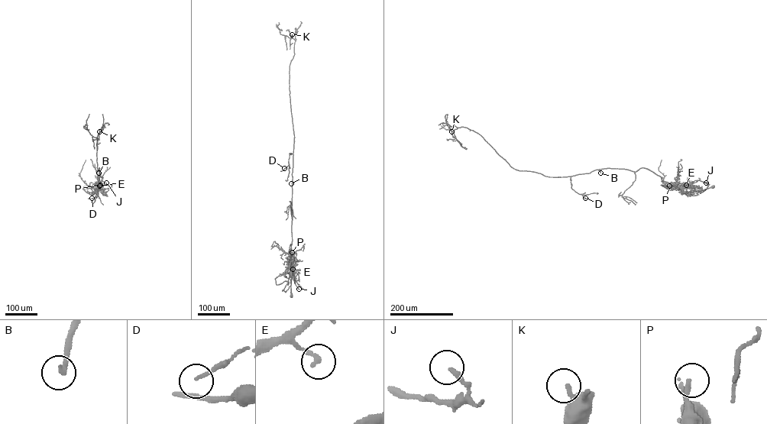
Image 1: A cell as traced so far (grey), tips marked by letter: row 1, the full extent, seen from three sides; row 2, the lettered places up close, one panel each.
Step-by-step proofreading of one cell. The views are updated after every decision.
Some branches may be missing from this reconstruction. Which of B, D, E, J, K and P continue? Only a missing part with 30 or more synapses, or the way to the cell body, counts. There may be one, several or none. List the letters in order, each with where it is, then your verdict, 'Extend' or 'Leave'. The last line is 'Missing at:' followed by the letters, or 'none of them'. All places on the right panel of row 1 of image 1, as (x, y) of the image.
B: Place: (600, 173). Extend
D: Place: (585, 198). Leave
E: Place: (686, 185). Leave
J: Place: (706, 182). Leave
K: Place: (451, 131). Leave
P: Place: (669, 186). Extend
Missing at: B, P

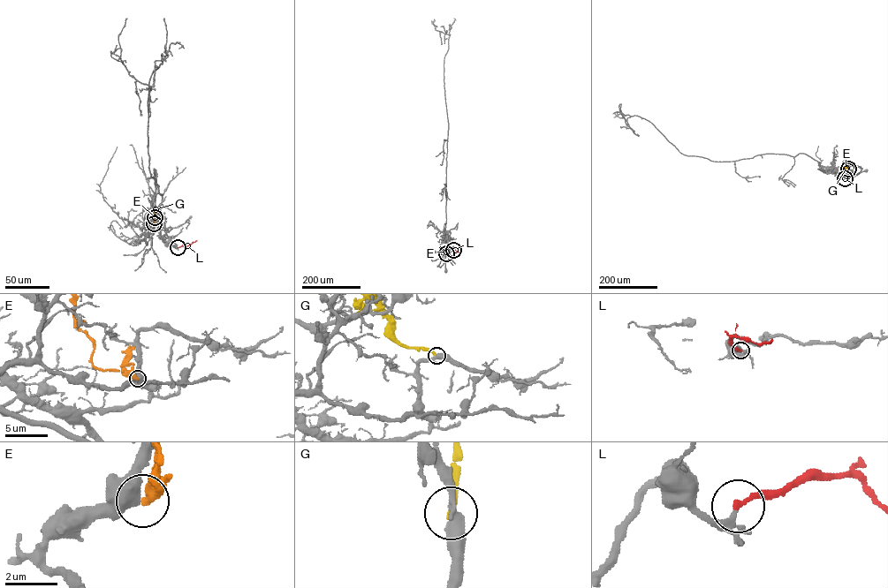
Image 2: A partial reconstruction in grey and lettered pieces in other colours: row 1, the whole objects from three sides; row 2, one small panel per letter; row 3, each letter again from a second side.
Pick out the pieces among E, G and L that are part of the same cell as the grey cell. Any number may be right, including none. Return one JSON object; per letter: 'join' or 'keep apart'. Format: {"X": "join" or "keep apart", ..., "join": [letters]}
{"E": "keep apart", "G": "keep apart", "L": "join", "join": ["L"]}

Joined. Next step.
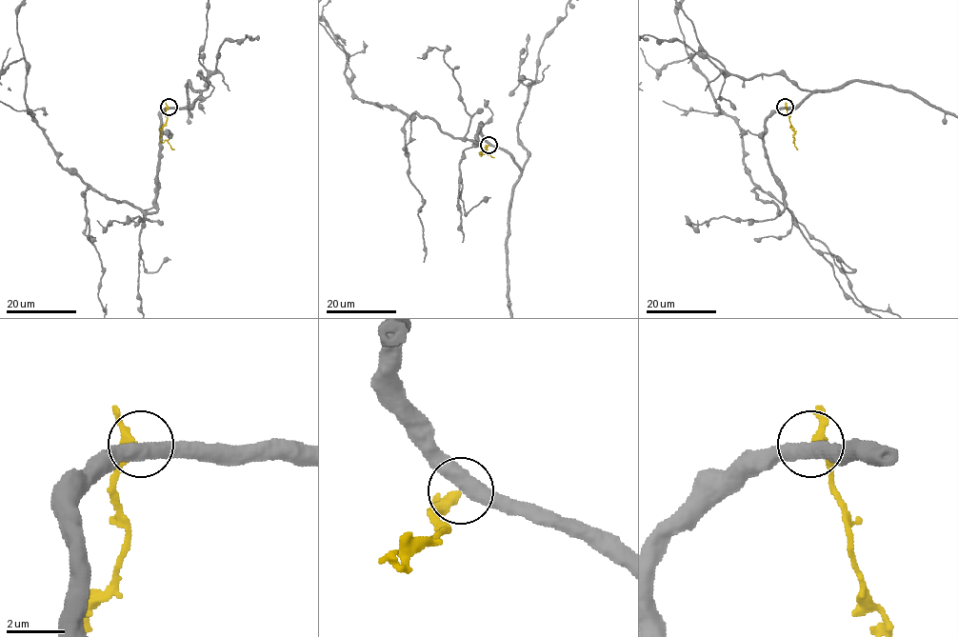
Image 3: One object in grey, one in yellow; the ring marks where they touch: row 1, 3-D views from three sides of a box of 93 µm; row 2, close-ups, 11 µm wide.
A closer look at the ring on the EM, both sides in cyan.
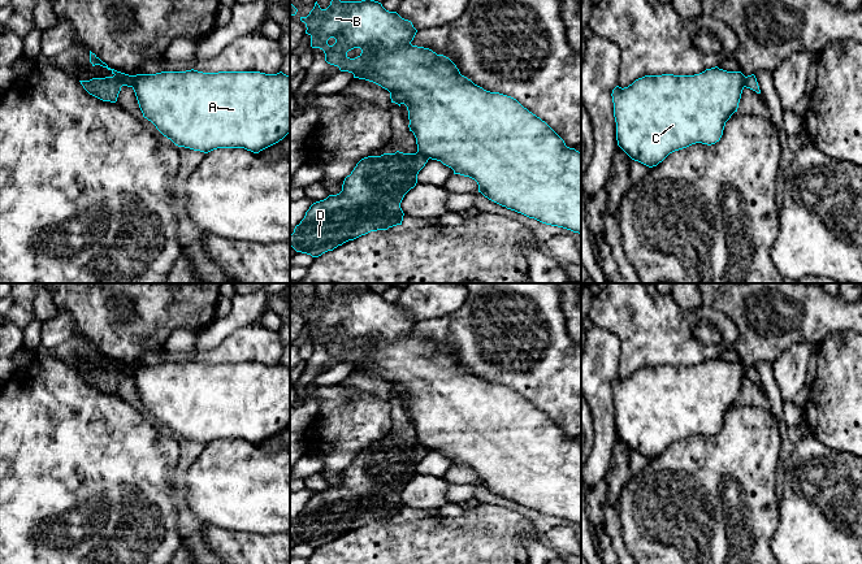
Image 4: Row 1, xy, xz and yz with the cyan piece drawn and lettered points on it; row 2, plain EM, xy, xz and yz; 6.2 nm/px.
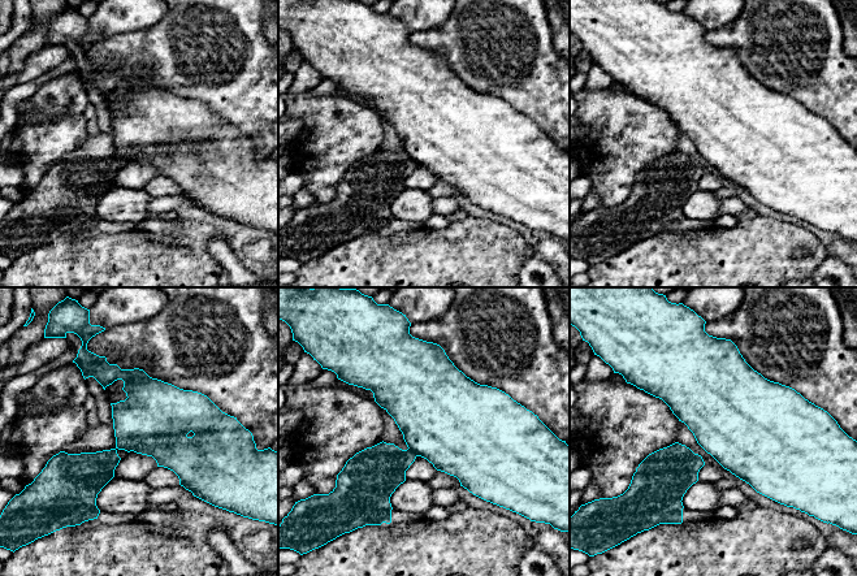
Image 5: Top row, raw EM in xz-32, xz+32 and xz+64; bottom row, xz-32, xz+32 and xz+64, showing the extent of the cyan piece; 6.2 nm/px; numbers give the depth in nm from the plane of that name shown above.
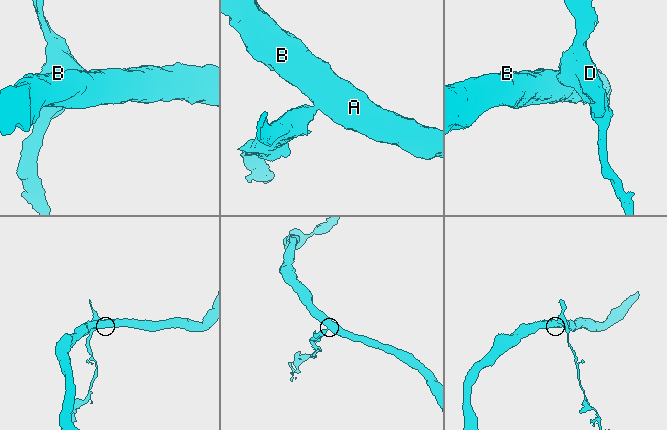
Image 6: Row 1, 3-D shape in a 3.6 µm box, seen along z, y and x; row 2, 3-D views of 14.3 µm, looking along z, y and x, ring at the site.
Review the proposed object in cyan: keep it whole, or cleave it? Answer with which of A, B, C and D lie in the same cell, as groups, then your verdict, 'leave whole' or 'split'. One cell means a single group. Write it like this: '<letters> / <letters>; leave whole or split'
A B C / D; split

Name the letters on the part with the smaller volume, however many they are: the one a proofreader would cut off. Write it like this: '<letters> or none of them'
D

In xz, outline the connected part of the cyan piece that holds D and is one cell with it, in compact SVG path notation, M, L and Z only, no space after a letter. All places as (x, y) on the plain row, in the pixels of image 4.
M399 442L361 450L339 485L309 498L290 526L290 538L319 548L371 522L402 516L400 494L426 454L419 443Z

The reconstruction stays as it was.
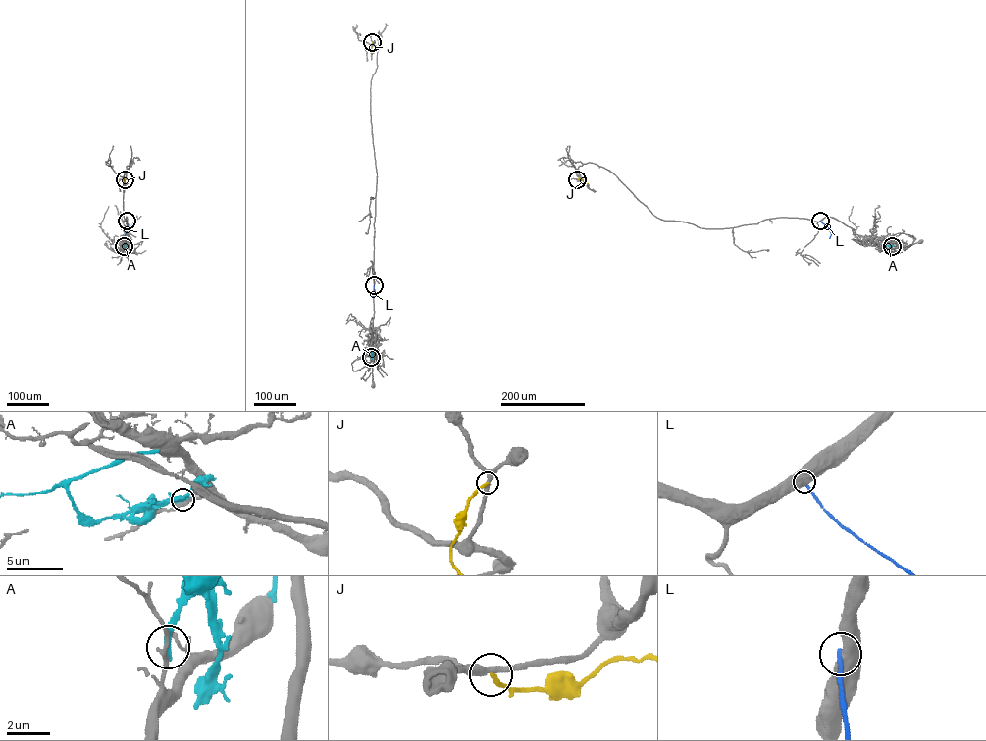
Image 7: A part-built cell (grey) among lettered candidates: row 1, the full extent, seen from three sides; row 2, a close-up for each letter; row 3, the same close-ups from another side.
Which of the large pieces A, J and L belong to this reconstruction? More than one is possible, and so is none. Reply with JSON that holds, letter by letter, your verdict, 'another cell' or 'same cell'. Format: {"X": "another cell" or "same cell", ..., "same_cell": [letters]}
{"A": "another cell", "J": "another cell", "L": "another cell", "same_cell": []}

